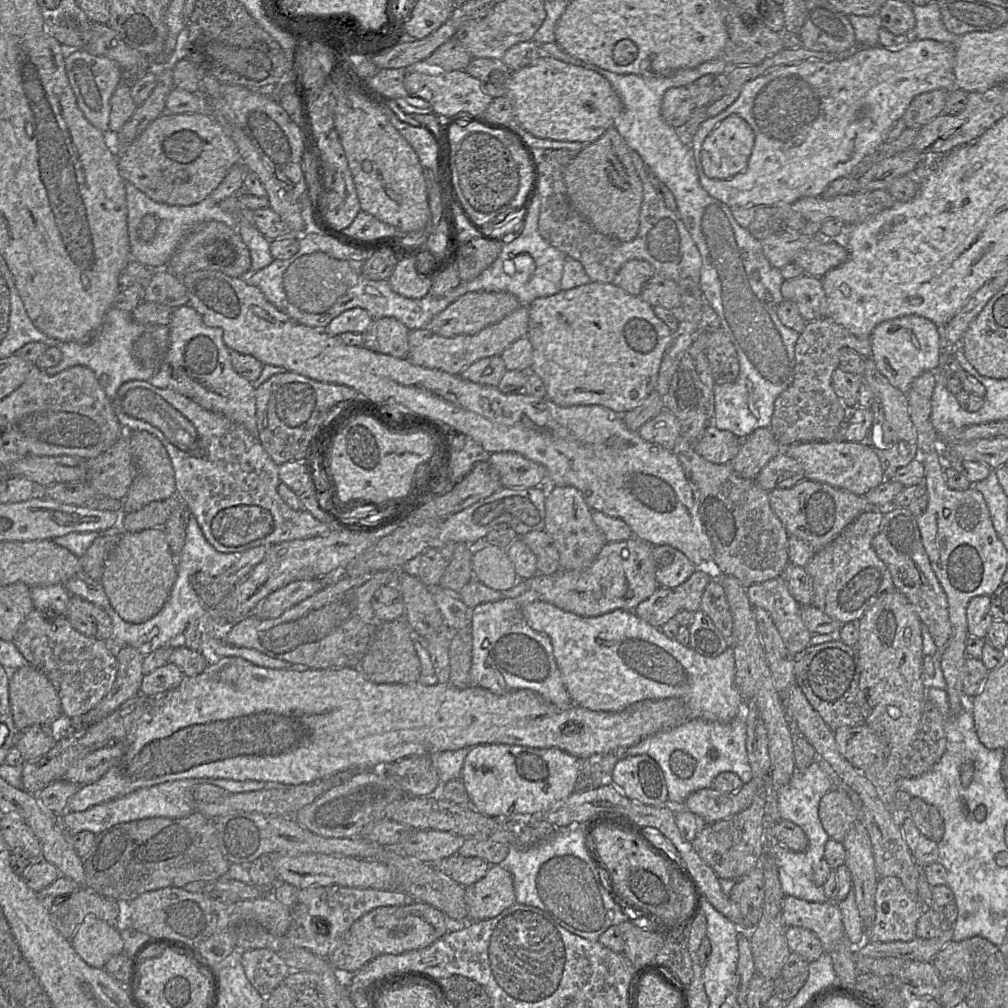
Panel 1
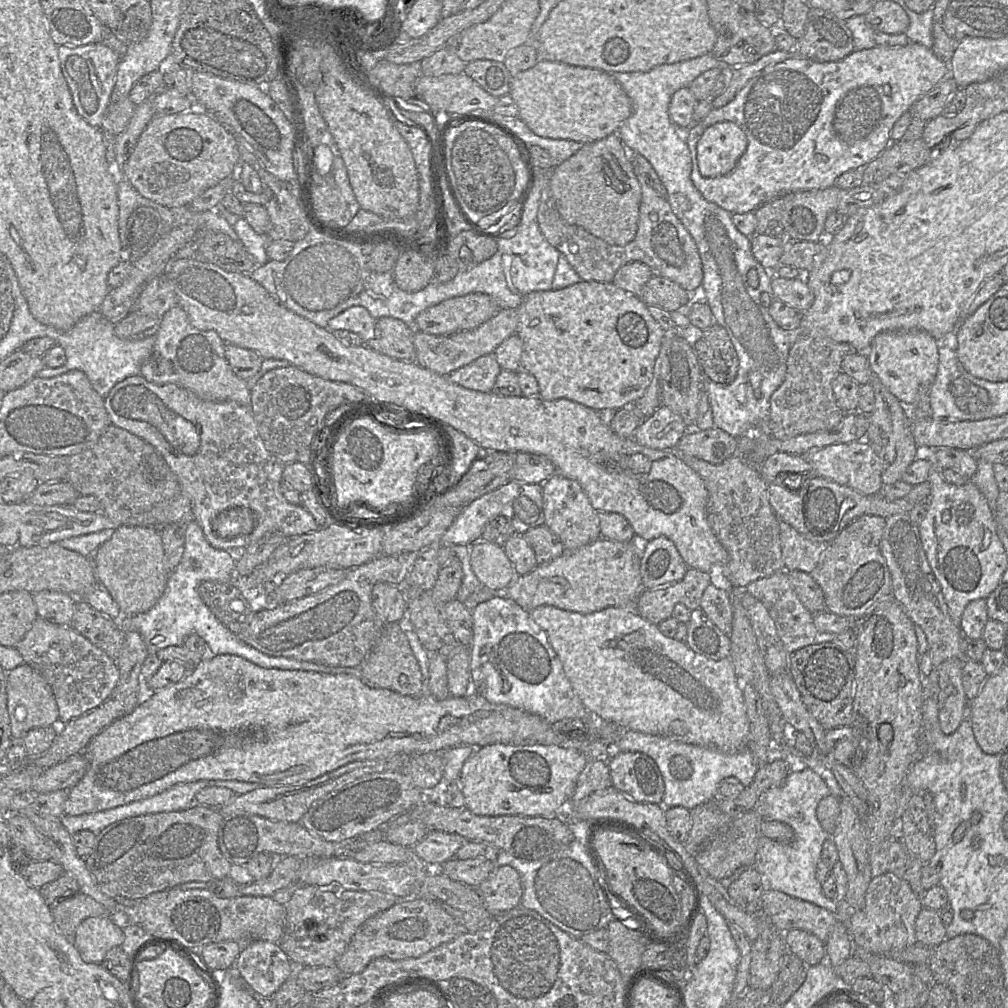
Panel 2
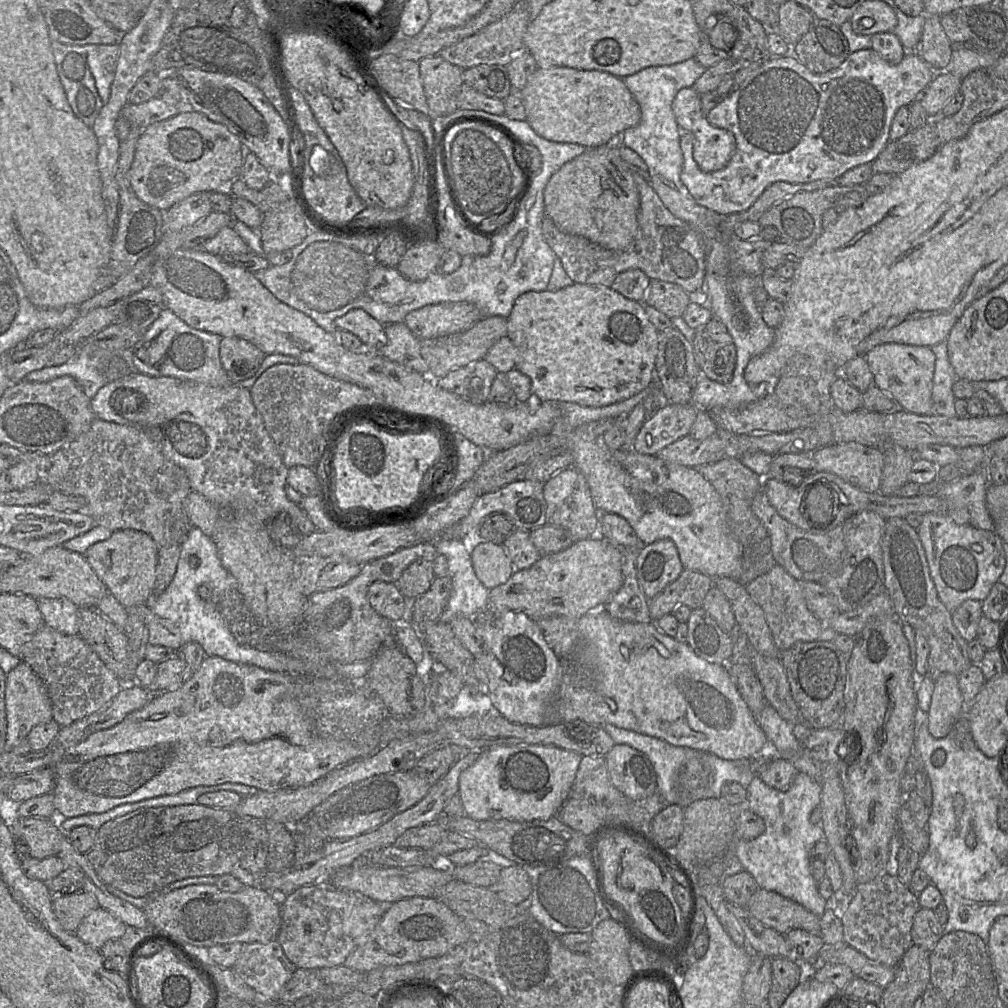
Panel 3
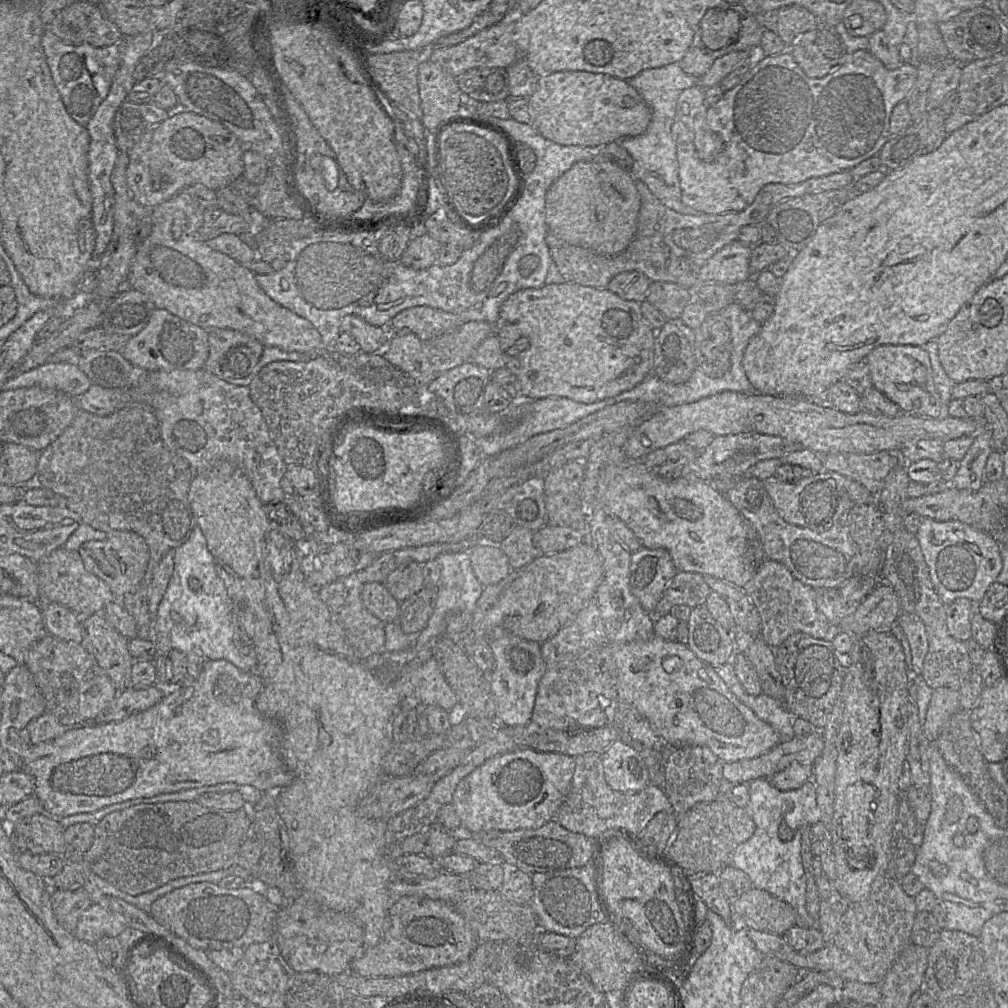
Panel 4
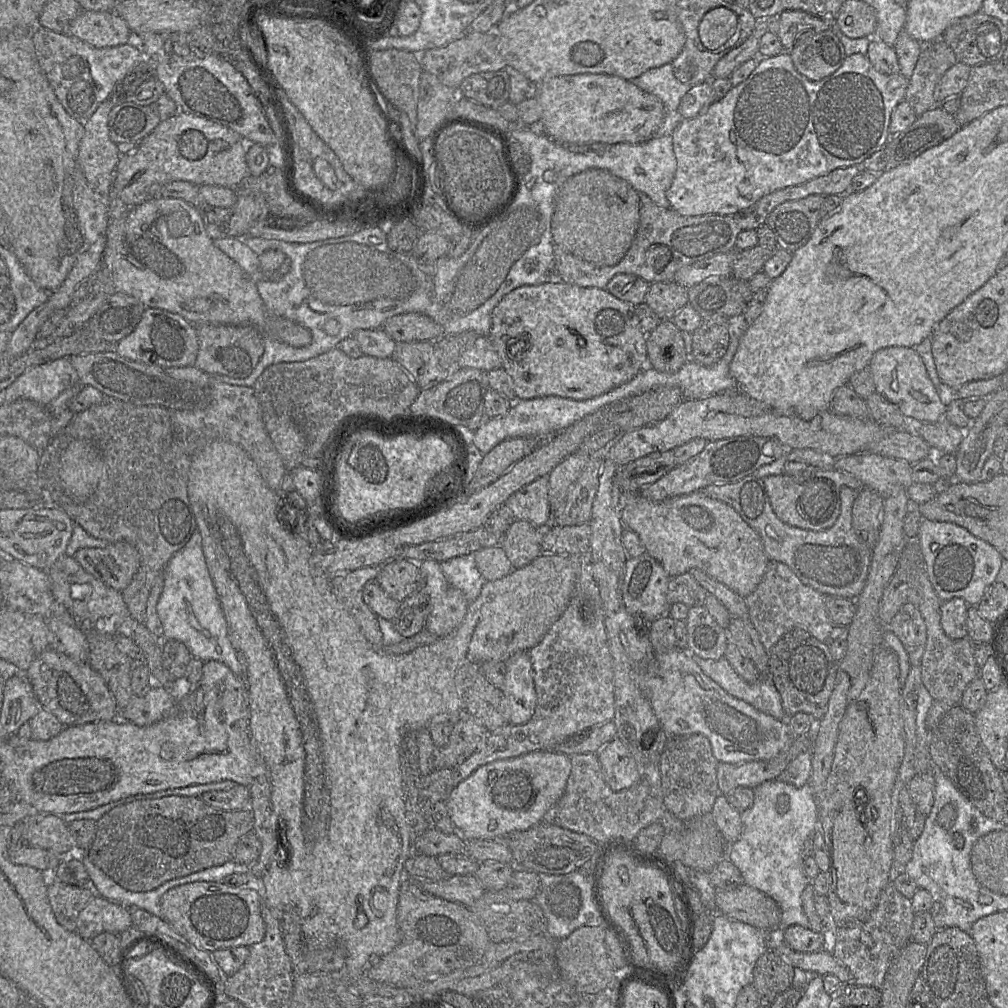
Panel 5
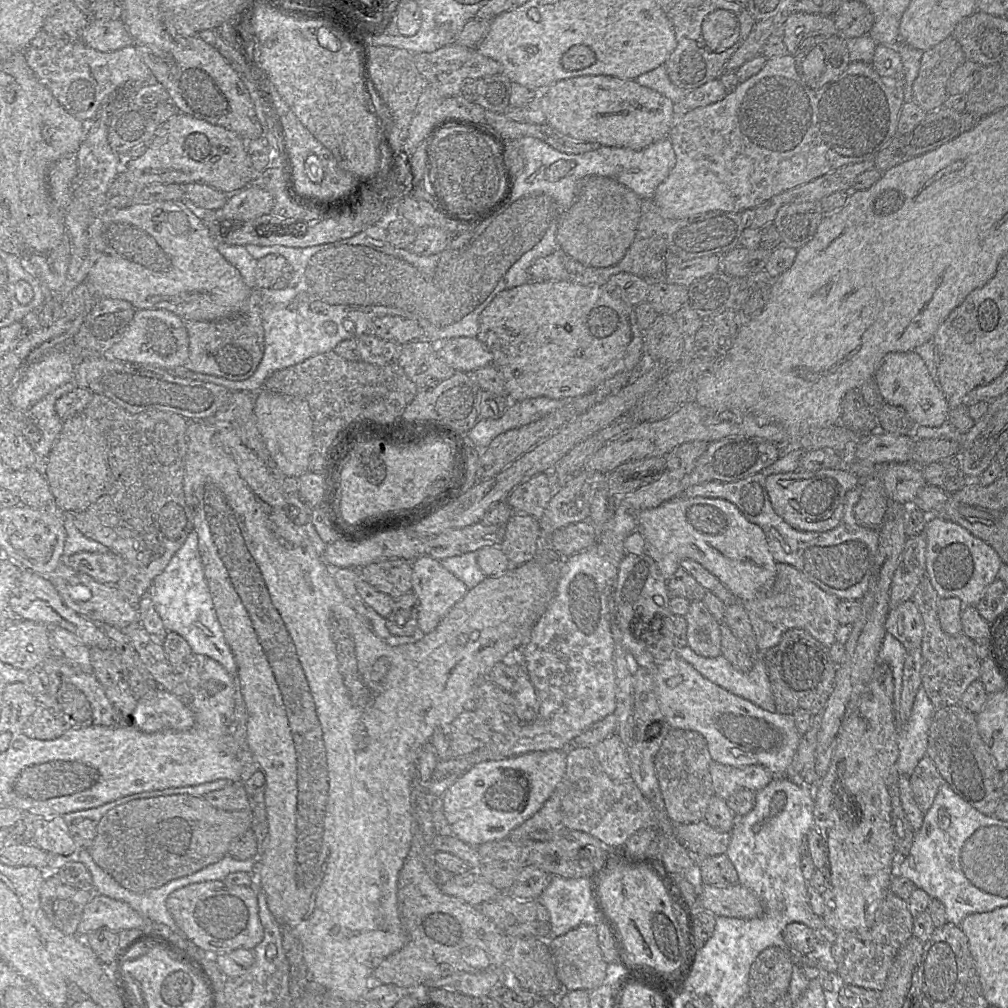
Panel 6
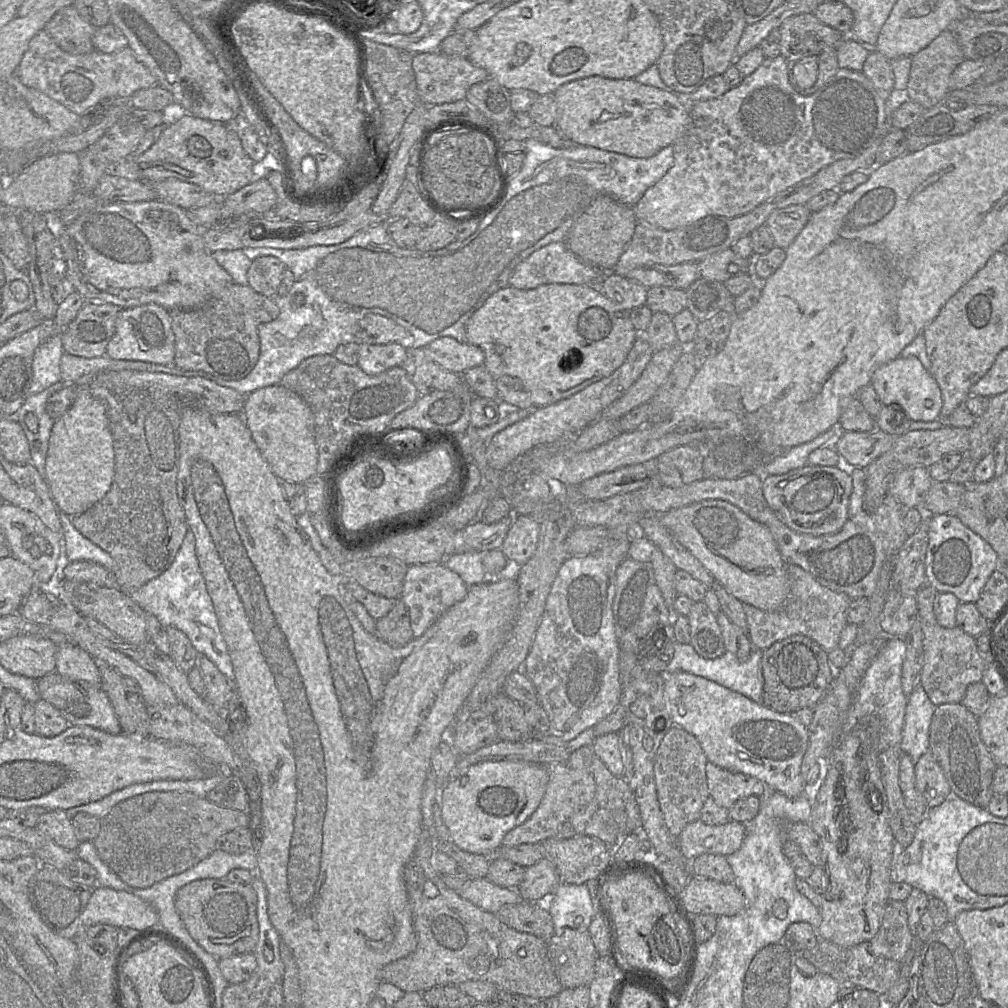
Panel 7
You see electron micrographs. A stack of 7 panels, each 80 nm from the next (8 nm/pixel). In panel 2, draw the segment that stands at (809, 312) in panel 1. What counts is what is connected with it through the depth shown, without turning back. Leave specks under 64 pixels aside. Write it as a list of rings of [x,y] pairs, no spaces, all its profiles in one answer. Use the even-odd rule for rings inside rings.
[[[804,274],[794,279],[774,275],[771,286],[777,300],[796,309],[799,313],[807,311],[813,304],[814,294],[807,285]]]

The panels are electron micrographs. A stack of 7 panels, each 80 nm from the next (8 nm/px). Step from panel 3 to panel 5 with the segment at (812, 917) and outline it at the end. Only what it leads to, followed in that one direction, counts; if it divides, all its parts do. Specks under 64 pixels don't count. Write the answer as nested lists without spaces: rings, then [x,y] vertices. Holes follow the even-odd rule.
[[[746,884],[731,890],[716,890],[715,905],[721,915],[762,931],[778,930],[781,921],[778,904],[762,891]]]

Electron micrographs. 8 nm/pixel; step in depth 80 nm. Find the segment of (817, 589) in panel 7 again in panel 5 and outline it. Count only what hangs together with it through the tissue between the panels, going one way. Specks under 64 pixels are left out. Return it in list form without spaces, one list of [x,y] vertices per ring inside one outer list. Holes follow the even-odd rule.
[[[770,561],[761,582],[745,598],[749,620],[769,652],[779,639],[793,629],[801,629],[826,642],[833,629],[825,606],[825,595],[803,584],[784,563]]]

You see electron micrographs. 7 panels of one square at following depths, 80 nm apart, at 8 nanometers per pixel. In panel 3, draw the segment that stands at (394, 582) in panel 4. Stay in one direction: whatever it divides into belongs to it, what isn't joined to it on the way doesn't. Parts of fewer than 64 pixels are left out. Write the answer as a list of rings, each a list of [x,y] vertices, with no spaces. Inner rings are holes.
[[[419,558],[403,571],[395,585],[404,597],[414,600],[428,591],[434,578],[433,560]]]

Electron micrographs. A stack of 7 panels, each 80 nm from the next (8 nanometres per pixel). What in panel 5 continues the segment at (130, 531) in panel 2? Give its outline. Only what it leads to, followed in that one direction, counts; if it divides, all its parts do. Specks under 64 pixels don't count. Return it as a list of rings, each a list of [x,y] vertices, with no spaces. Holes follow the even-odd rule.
[[[127,542],[109,543],[104,548],[81,548],[73,557],[86,572],[120,592],[130,584],[140,565],[137,549]]]

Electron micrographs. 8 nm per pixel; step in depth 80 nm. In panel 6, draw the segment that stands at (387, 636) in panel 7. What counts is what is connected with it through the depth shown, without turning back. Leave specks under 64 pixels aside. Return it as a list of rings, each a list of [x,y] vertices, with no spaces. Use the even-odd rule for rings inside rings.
[[[410,591],[395,599],[394,607],[386,618],[386,627],[394,637],[413,636],[418,632],[419,601]]]

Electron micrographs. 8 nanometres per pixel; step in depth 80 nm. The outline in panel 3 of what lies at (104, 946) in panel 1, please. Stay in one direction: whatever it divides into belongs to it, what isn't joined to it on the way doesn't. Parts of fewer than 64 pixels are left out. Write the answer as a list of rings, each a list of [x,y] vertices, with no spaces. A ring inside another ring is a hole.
[[[98,907],[85,916],[75,935],[85,944],[100,950],[105,942],[120,939],[126,925],[109,911]]]

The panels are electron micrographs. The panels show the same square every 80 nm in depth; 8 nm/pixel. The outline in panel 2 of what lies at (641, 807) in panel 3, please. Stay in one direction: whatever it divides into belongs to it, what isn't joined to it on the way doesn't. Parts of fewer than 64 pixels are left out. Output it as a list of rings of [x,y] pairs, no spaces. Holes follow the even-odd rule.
[[[588,759],[578,776],[574,792],[569,803],[575,804],[586,796],[612,787],[607,759]]]

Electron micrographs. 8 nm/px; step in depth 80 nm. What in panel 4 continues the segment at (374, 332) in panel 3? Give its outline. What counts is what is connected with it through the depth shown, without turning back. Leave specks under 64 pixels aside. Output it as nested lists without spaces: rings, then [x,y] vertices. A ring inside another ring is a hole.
[[[347,315],[341,320],[341,332],[350,334],[360,345],[361,352],[374,354],[383,351],[391,338],[388,327],[375,327],[354,315]]]

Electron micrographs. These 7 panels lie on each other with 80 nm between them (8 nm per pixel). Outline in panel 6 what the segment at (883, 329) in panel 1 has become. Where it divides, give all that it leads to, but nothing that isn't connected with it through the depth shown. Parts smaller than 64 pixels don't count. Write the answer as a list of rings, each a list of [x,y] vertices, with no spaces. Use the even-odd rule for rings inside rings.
[[[914,351],[890,352],[874,373],[885,403],[903,409],[915,425],[936,427],[947,421],[950,407],[940,386],[931,377],[923,359]]]

